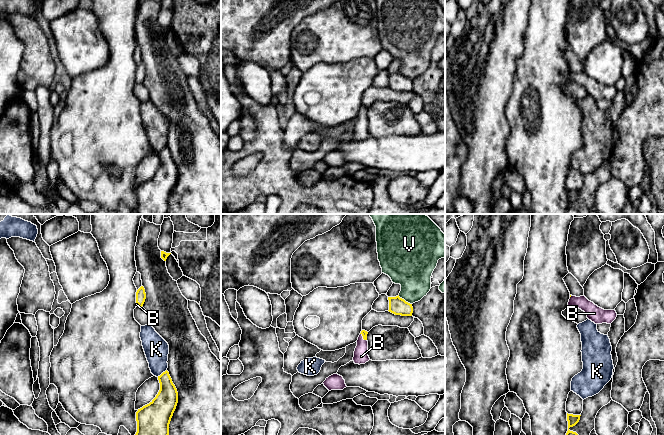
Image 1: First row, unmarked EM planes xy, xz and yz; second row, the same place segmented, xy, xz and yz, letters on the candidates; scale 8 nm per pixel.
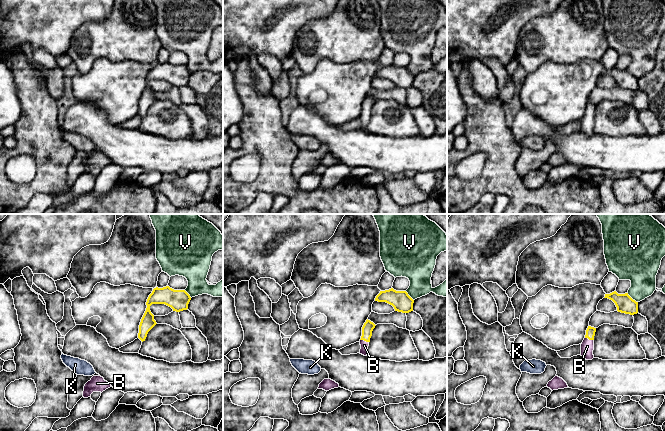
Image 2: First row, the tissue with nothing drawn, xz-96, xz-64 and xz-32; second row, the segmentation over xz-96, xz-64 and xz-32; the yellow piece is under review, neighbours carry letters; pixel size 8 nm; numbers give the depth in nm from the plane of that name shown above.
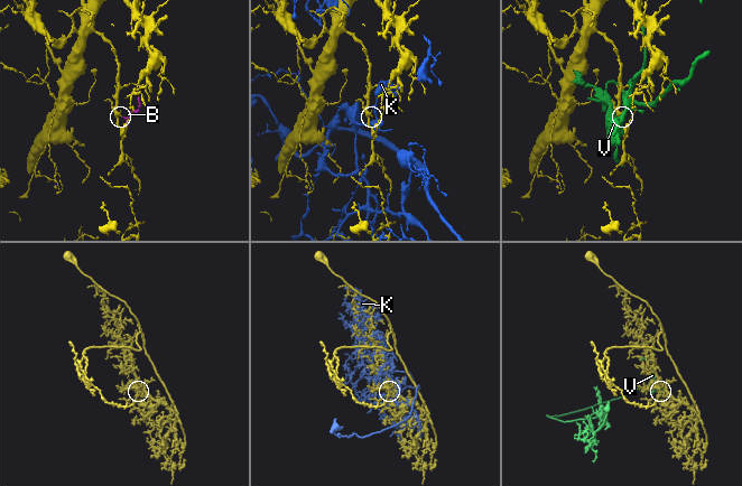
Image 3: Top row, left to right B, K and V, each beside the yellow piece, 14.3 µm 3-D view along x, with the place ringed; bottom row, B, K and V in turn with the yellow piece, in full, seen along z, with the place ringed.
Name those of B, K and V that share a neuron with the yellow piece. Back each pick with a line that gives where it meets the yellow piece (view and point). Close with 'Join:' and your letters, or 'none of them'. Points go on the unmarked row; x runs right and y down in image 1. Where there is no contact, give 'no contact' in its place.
B: meets yellow in xz at (363, 113)
Join: B

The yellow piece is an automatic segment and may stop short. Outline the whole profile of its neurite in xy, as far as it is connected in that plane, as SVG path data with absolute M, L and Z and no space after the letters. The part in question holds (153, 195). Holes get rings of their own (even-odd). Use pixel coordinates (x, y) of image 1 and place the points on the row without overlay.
M166 146L158 152L160 166L156 173L136 188L137 208L134 214L167 214L169 200L178 179L178 168L169 148Z

